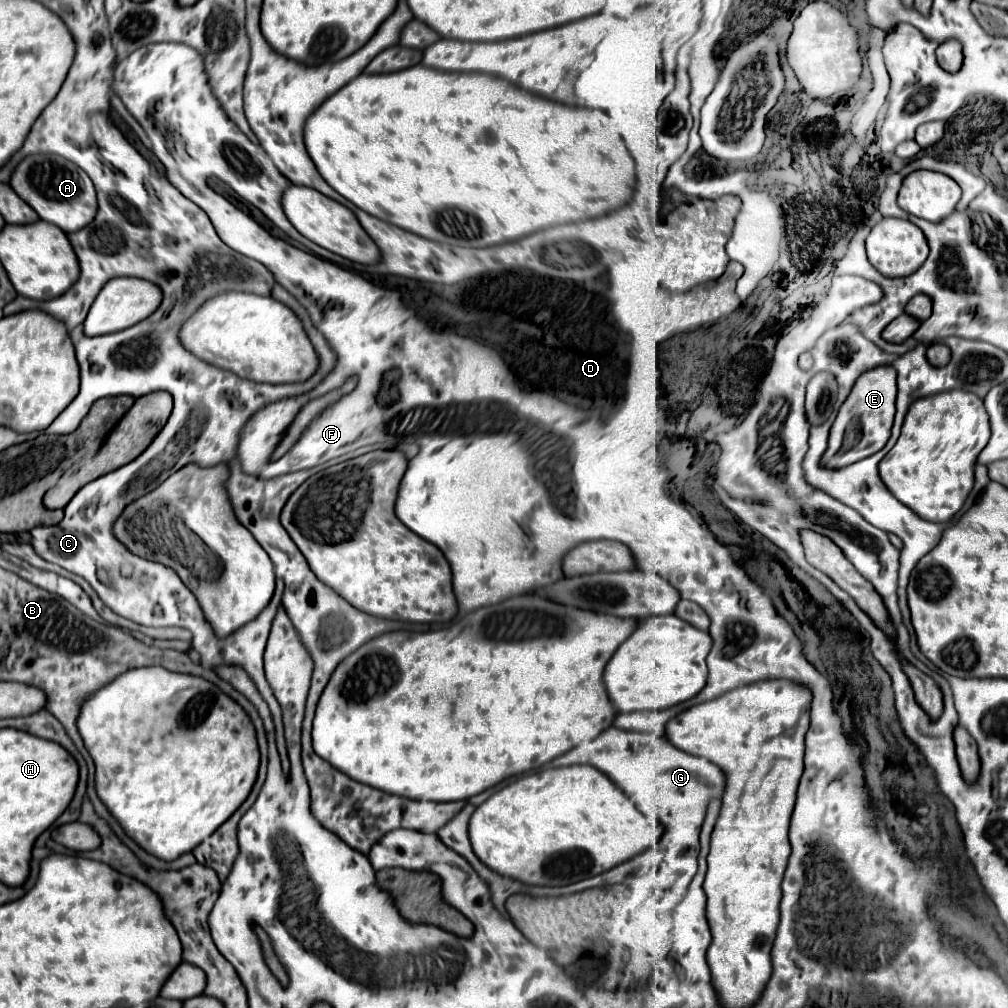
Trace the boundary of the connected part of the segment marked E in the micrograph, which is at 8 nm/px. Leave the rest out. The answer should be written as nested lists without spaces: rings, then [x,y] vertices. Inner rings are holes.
[[[881,365],[881,367],[875,367],[875,369],[867,371],[865,375],[861,375],[857,379],[857,383],[853,385],[853,391],[847,397],[847,401],[841,405],[839,415],[831,427],[829,447],[821,459],[821,467],[841,469],[841,467],[853,465],[855,461],[867,459],[867,457],[875,455],[877,451],[881,451],[891,435],[893,417],[895,417],[895,395],[897,395],[897,372],[891,365]],[[851,427],[857,429],[857,435],[849,437],[855,441],[853,443],[847,441],[847,445],[845,445],[845,439],[847,439],[847,433]]]

